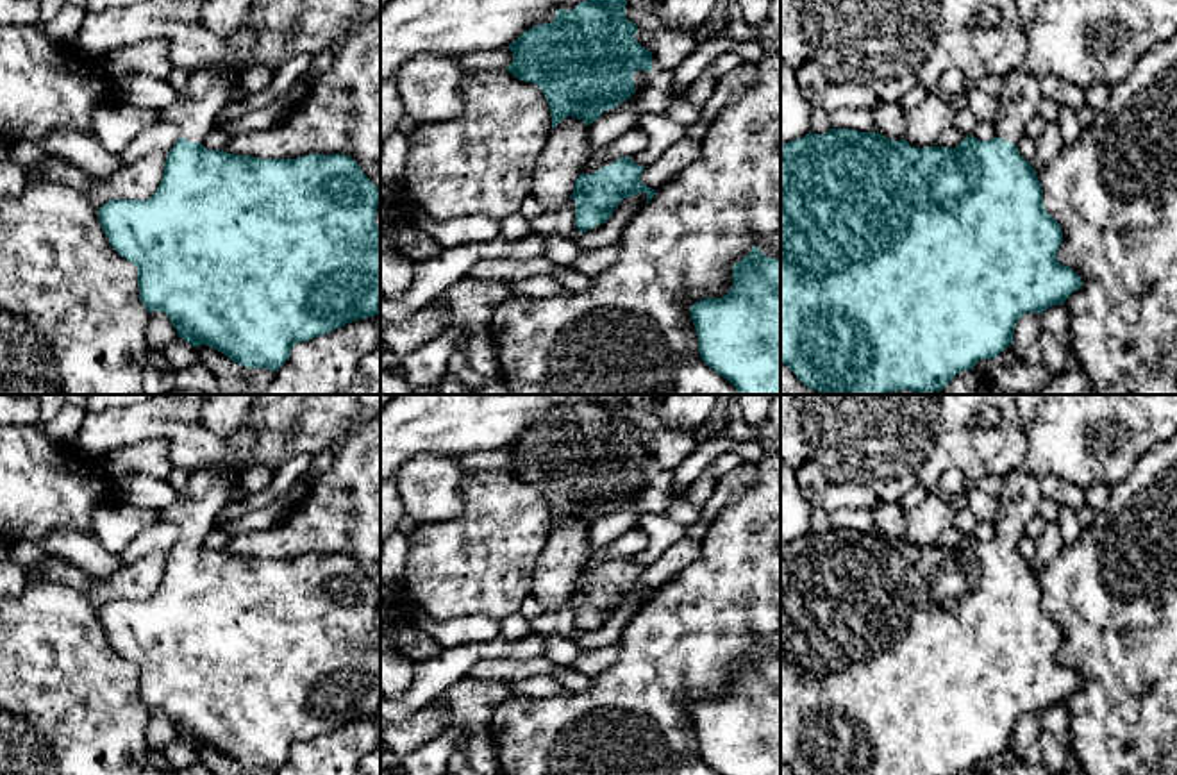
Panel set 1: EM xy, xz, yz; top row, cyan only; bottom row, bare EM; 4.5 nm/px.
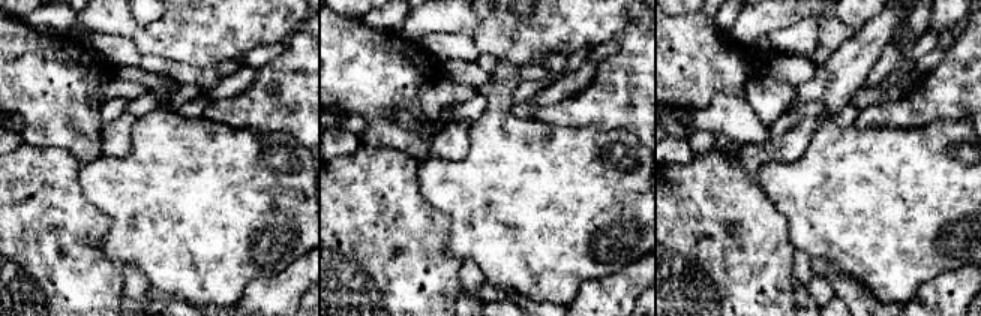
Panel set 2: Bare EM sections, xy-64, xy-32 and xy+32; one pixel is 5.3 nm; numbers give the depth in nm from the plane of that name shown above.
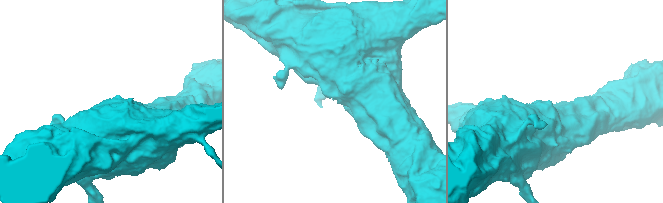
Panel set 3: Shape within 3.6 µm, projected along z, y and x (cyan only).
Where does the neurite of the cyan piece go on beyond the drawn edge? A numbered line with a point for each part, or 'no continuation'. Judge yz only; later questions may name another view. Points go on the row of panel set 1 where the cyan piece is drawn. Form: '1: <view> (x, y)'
1: yz (1018, 102)

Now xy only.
1: xy (199, 102)

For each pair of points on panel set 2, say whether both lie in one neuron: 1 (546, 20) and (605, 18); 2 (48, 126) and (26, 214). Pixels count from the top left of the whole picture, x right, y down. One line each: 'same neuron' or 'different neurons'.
1: same neuron
2: different neurons

